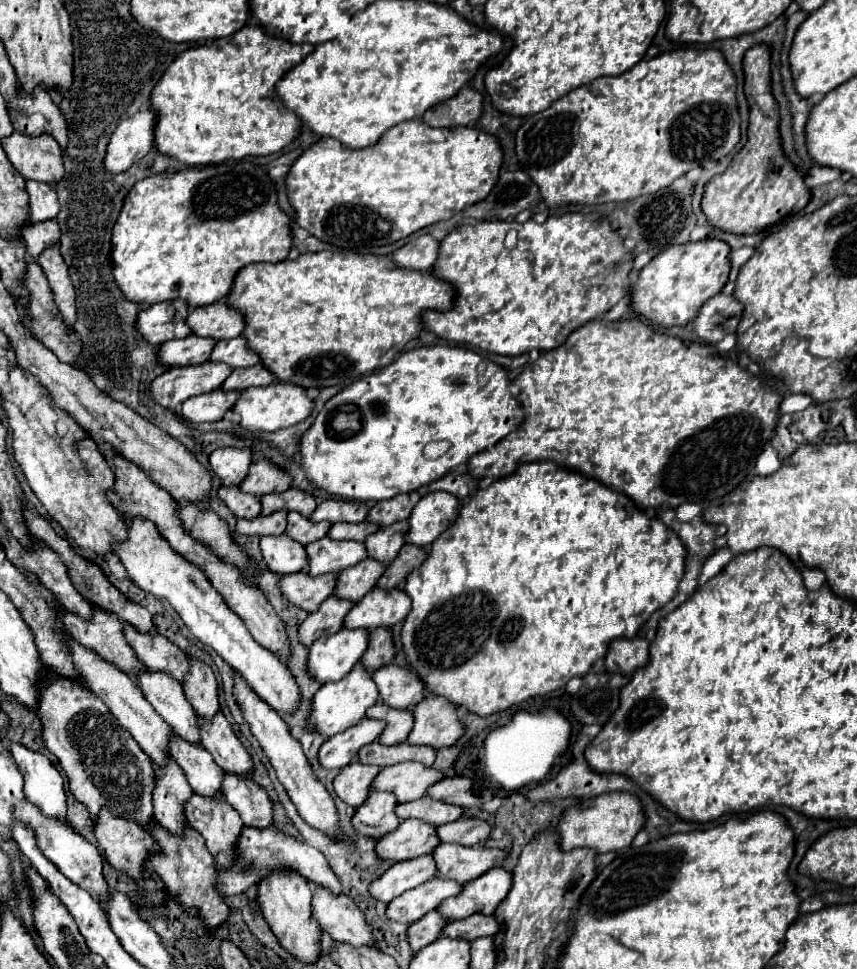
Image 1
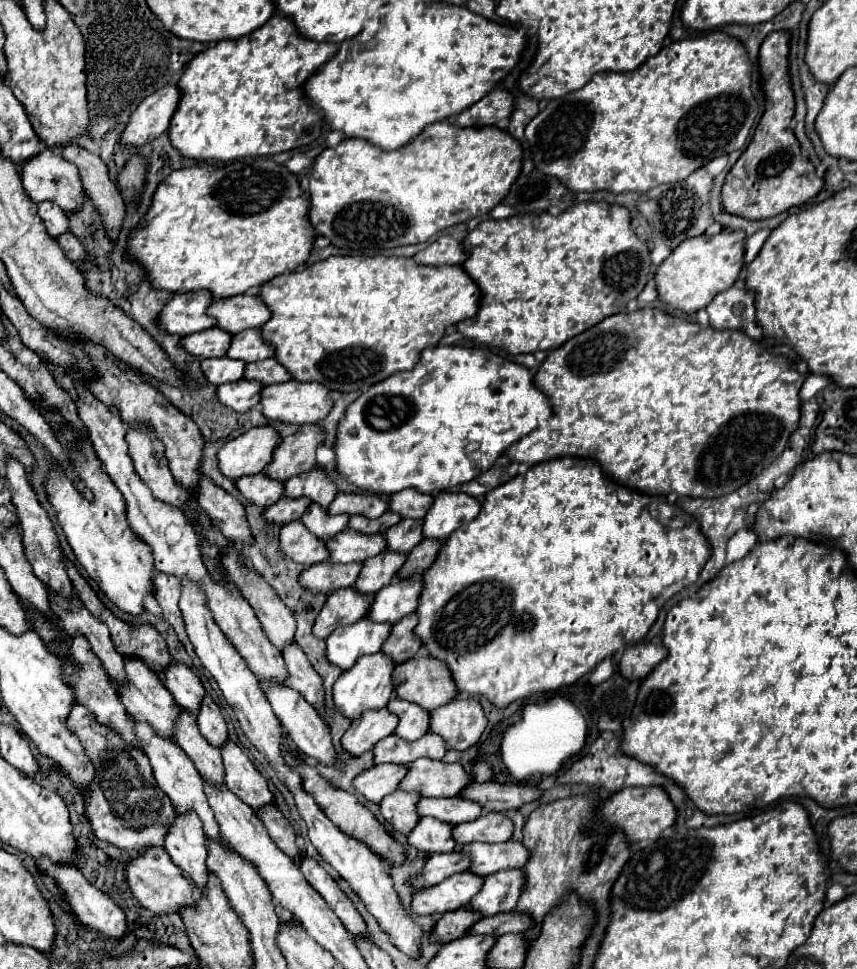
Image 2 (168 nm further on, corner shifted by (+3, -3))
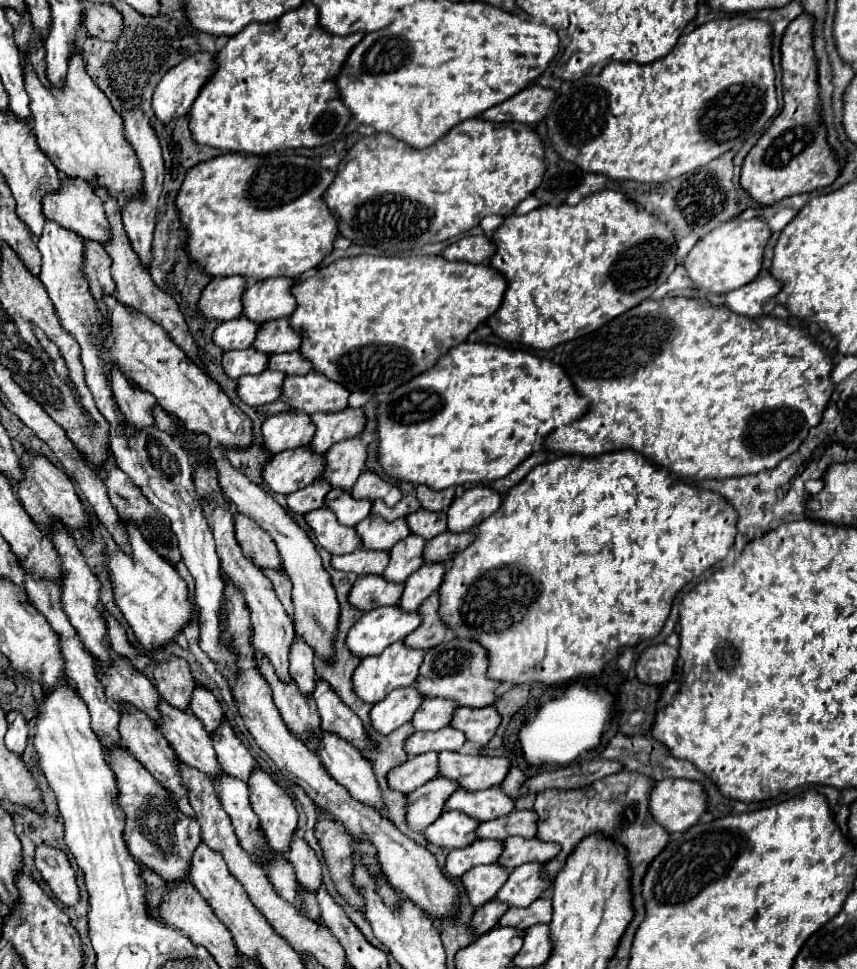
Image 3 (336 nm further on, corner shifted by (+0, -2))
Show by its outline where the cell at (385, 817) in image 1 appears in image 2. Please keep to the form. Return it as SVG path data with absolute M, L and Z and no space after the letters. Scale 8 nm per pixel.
M396 791L380 803L380 811L388 823L400 833L410 833L416 823L420 821L420 815L416 813L416 805L422 799L420 793L414 791Z

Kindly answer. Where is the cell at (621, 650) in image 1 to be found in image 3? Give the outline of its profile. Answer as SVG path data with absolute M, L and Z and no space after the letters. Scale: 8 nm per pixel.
M667 644L645 648L637 658L637 680L643 684L665 684L673 674L677 656L677 648L671 648Z

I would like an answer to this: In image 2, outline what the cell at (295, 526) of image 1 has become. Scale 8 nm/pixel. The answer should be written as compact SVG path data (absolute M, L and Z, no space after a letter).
M312 503L302 517L304 525L308 525L308 529L312 529L312 533L316 533L318 537L334 537L336 533L346 529L348 519L350 519L350 515L346 515L346 513L330 515L328 509L322 509L316 503Z

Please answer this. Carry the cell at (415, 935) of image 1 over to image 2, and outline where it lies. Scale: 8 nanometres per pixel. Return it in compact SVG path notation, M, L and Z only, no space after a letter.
M456 909L456 911L450 911L450 913L444 913L442 919L436 923L434 931L432 931L432 937L434 939L442 939L442 943L450 943L454 939L460 939L468 933L468 929L482 919L482 913L480 911L474 911L474 909Z

